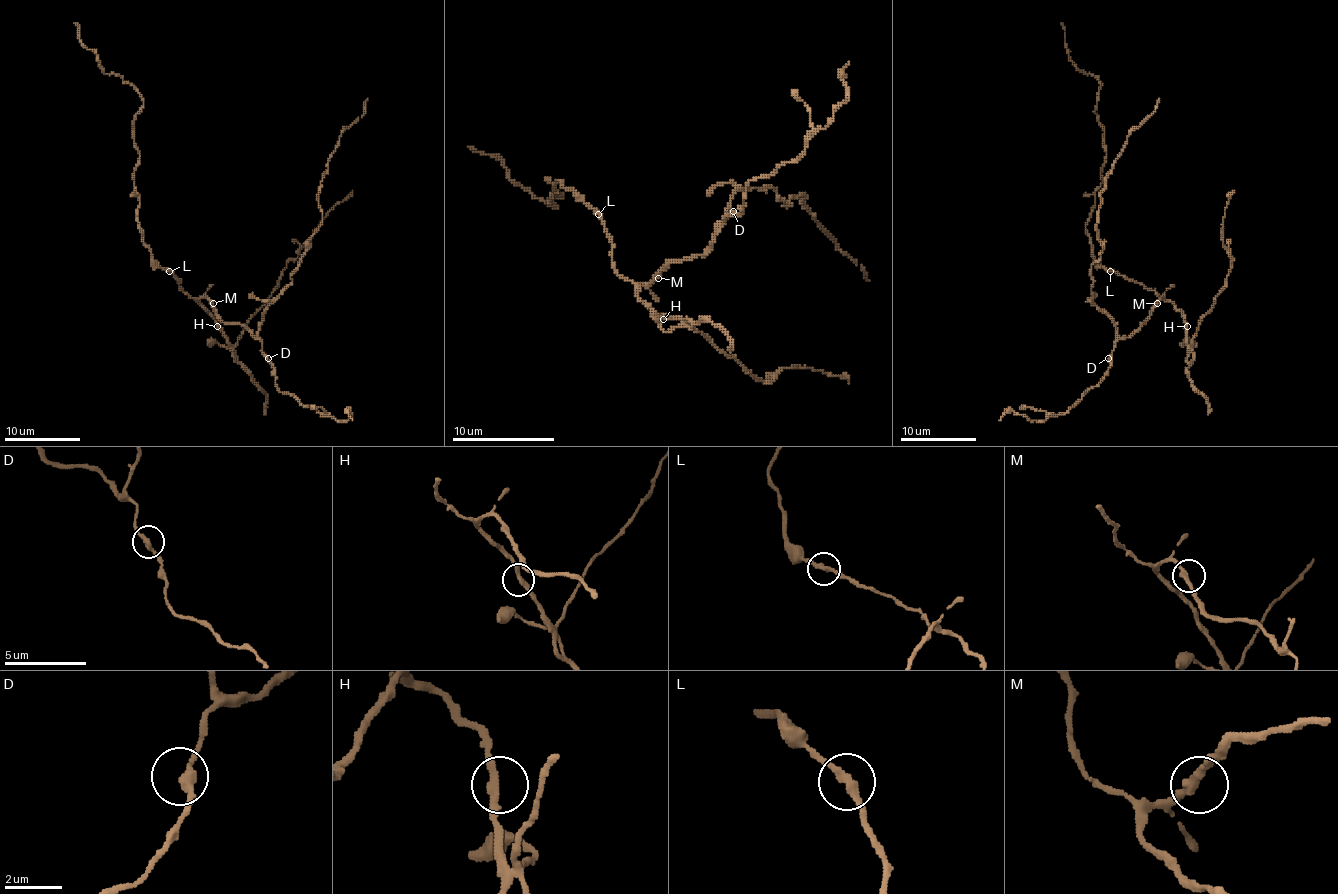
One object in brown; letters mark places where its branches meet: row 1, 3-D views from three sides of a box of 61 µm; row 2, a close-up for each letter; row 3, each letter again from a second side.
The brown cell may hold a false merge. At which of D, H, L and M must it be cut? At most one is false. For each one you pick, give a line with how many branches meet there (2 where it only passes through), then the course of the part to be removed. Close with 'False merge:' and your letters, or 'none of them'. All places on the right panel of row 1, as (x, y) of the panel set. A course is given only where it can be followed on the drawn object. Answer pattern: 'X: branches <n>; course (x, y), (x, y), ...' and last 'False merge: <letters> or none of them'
False merge: none of them

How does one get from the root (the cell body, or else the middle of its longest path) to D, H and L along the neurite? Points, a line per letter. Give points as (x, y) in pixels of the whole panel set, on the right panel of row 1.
D: (1163, 298), (1136, 330), (1116, 343), (1108, 358)
H: (1163, 298), (1181, 313), (1187, 326)
L: (1163, 298), (1153, 290), (1110, 271)

